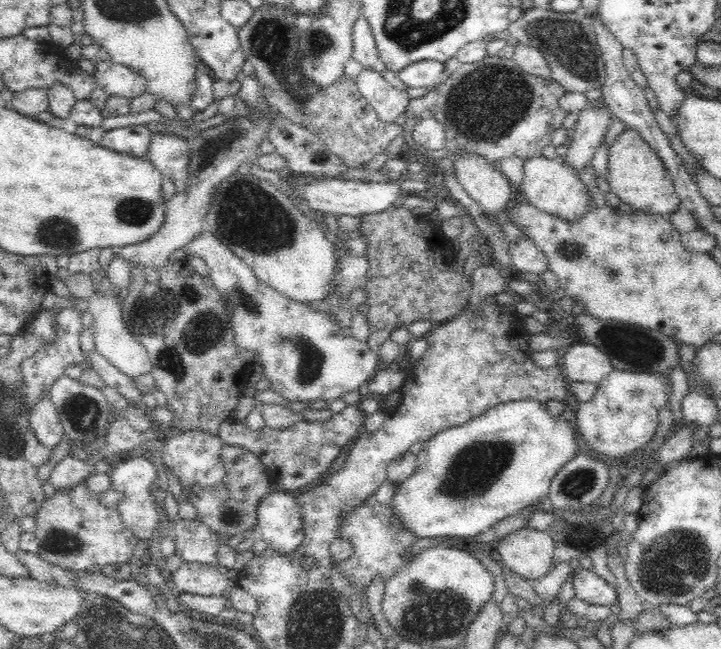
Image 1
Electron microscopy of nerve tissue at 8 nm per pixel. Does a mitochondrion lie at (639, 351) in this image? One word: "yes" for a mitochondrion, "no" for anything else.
yes

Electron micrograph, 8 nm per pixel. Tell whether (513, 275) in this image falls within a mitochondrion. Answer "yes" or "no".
no

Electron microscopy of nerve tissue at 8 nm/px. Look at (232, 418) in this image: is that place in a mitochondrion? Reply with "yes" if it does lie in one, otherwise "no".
no

